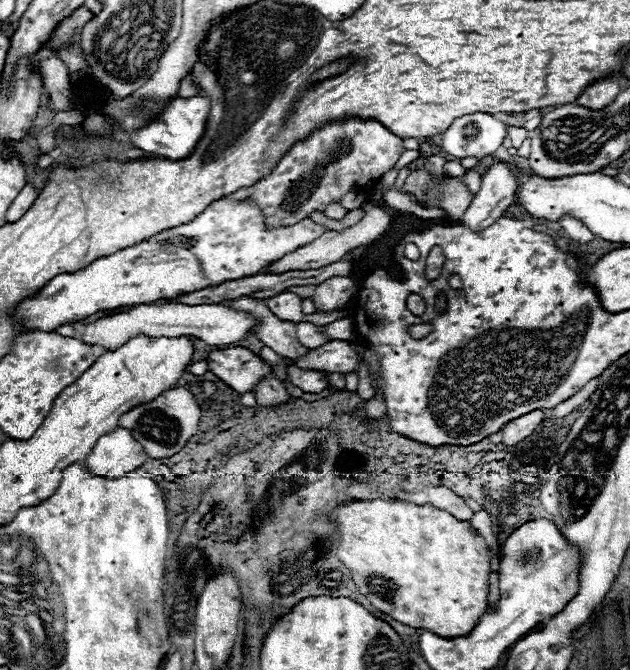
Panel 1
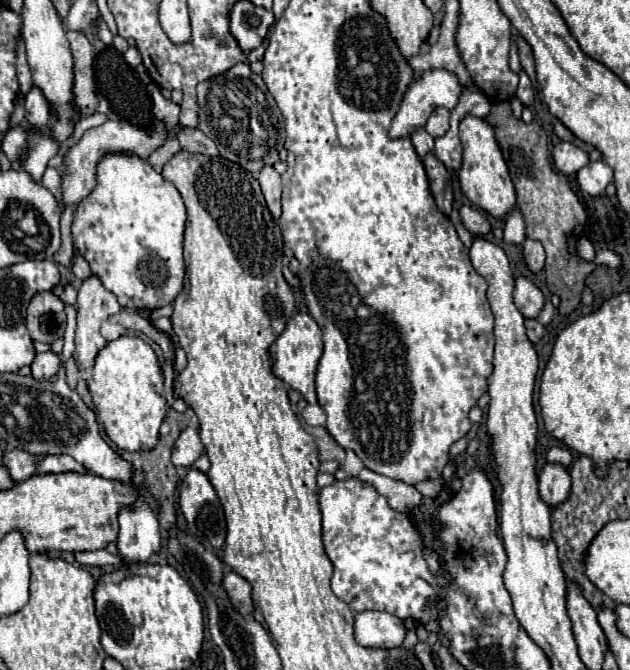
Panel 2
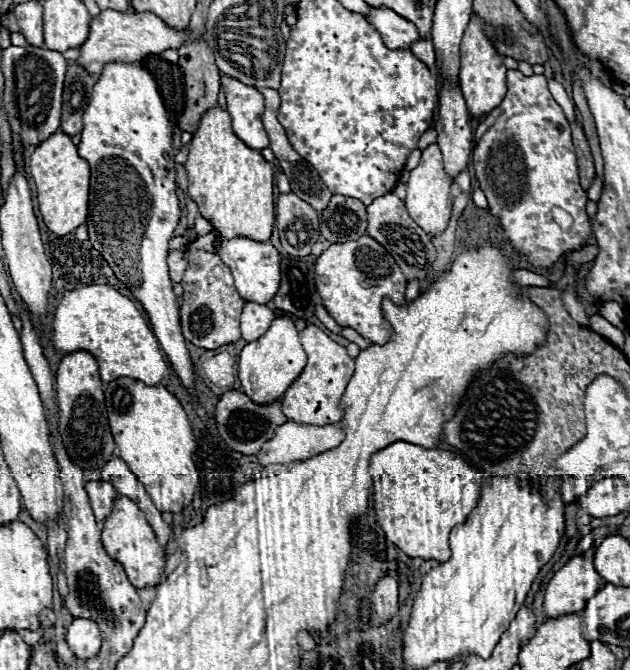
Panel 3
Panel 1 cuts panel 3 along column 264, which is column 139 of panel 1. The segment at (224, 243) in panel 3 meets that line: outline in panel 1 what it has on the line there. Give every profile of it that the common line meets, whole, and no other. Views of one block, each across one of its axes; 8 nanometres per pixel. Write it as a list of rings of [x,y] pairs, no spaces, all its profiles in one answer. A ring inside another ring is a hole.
[[[220,198],[188,224],[164,230],[140,244],[98,258],[78,272],[66,272],[52,278],[40,292],[20,302],[14,320],[22,324],[24,332],[54,332],[62,324],[80,322],[100,310],[176,298],[184,292],[216,286],[226,280],[254,276],[268,262],[276,262],[296,248],[310,244],[324,232],[326,228],[310,218],[288,228],[268,230],[258,206],[248,200],[232,202]]]

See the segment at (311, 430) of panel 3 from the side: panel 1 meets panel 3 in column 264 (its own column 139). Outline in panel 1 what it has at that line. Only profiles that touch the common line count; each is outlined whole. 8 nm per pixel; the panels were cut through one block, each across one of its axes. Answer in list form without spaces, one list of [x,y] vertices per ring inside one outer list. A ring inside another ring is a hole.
[[[116,428],[98,438],[96,446],[82,462],[88,472],[104,478],[120,478],[148,460],[142,444],[138,444],[126,428]]]

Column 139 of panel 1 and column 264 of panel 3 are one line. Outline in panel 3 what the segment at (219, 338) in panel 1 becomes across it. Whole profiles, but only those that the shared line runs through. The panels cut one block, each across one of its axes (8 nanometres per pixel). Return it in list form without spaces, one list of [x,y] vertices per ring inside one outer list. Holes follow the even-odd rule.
[[[246,302],[244,310],[242,310],[242,316],[240,316],[242,338],[246,342],[258,340],[260,336],[264,336],[268,332],[274,318],[276,318],[276,314],[268,306],[256,304],[256,302]]]

